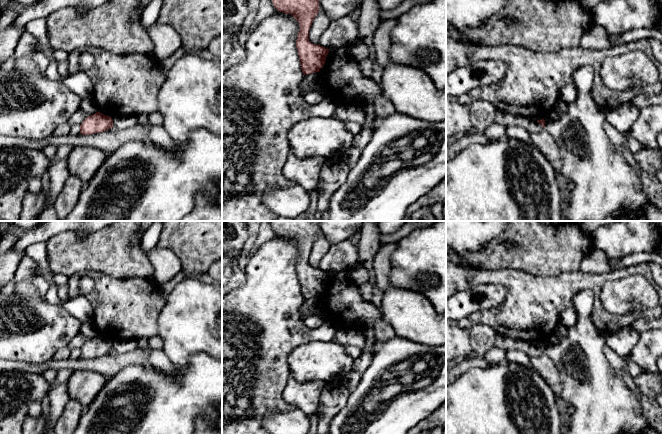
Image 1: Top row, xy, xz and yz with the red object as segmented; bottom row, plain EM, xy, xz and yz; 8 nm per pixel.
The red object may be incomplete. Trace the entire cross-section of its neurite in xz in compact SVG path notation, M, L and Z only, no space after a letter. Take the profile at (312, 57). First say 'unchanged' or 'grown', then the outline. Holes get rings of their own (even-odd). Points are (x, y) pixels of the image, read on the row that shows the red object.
unchanged | M272 0L277 11L291 14L299 23L296 48L304 75L319 72L329 49L309 41L309 29L319 12L319 0Z

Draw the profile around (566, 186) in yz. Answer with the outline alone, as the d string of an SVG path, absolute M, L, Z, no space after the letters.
M560 173L557 174L557 178L559 181L560 188L564 194L567 194L572 189L572 183L568 180L564 179Z

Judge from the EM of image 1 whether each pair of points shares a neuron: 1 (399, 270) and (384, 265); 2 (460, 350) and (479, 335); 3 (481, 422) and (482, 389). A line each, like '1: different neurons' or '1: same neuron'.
1: different neurons
2: different neurons
3: same neuron

